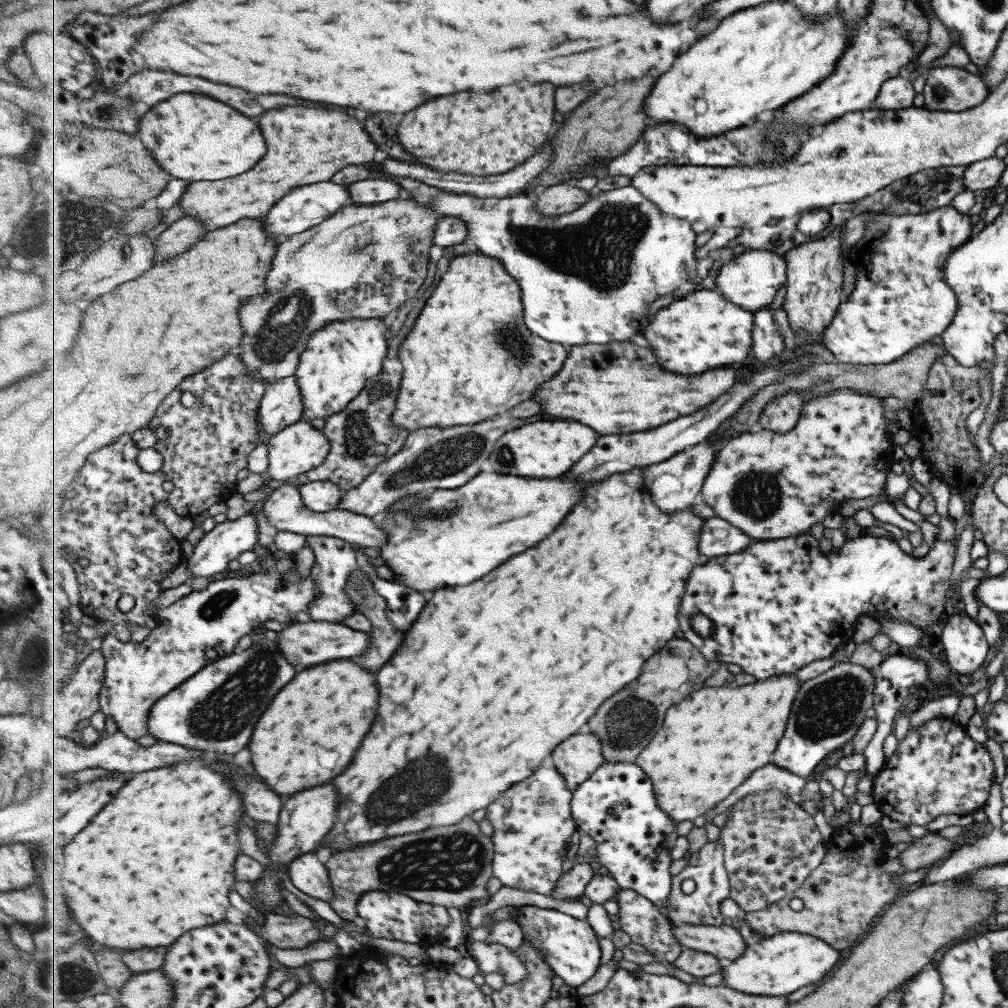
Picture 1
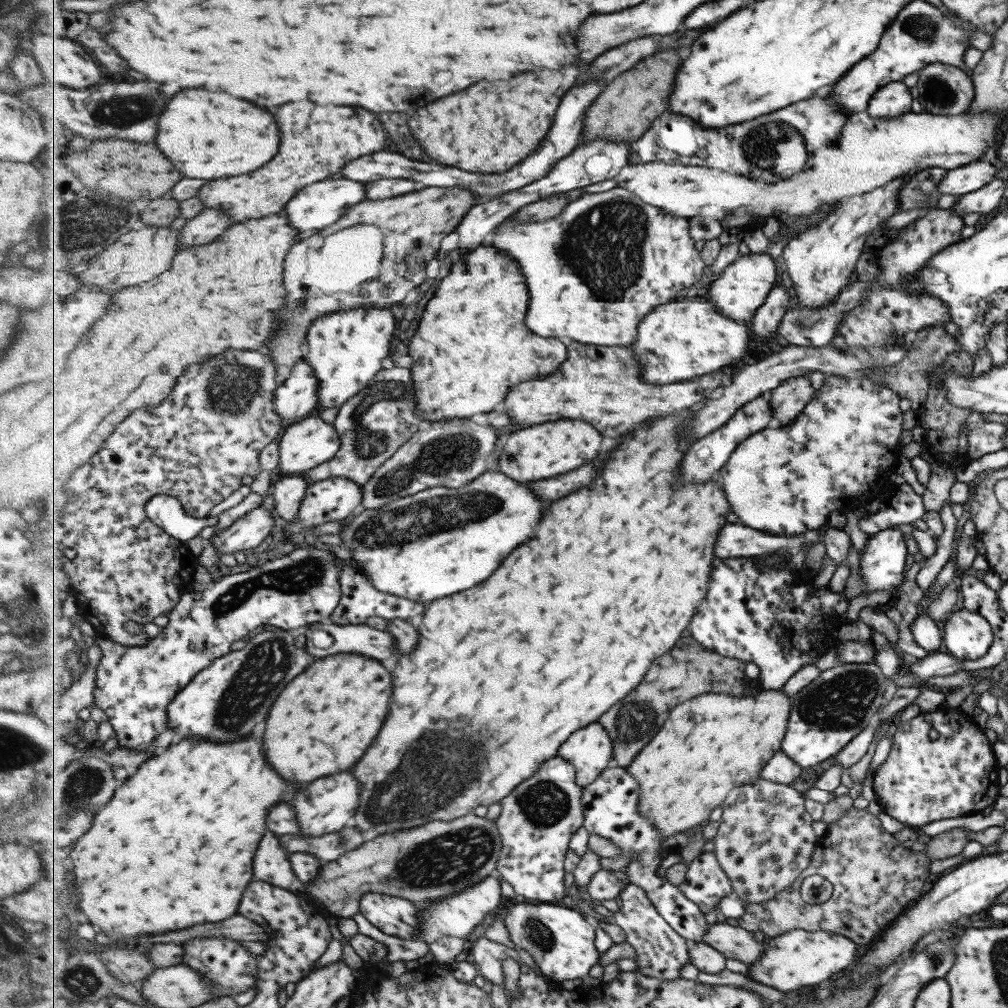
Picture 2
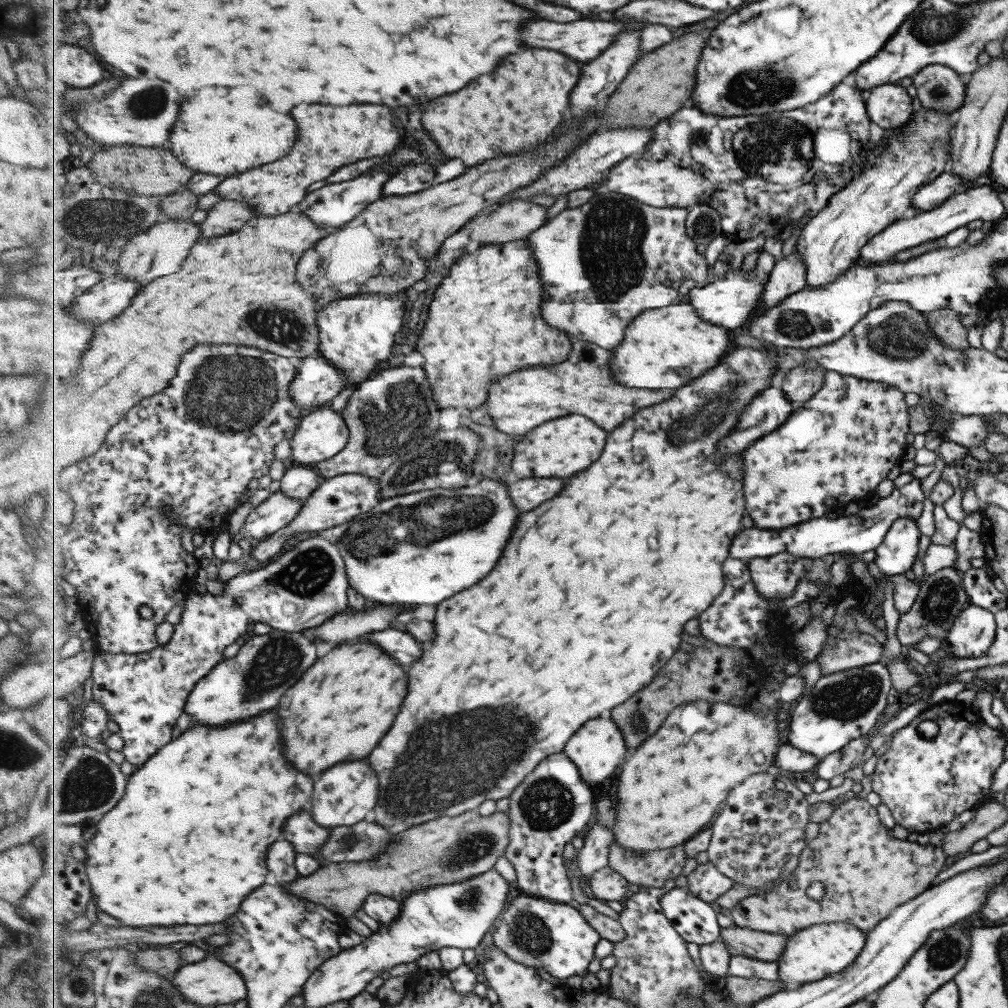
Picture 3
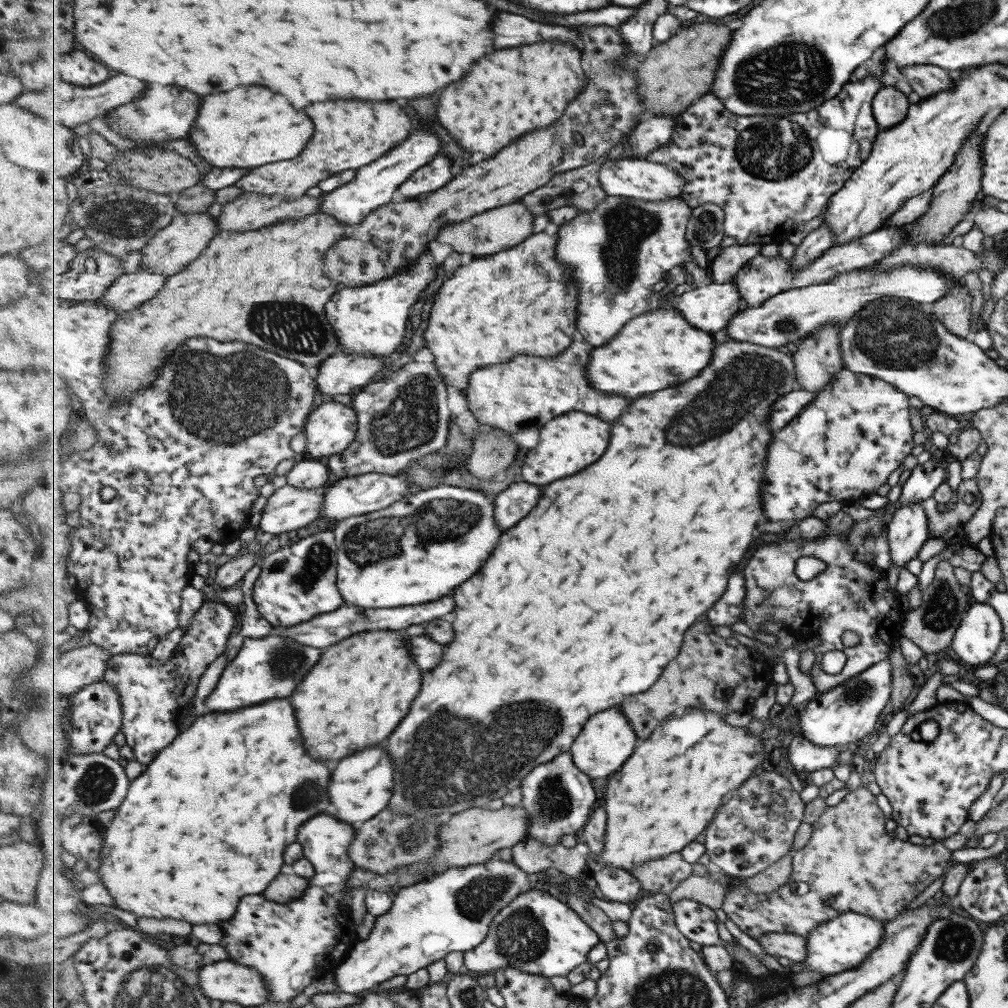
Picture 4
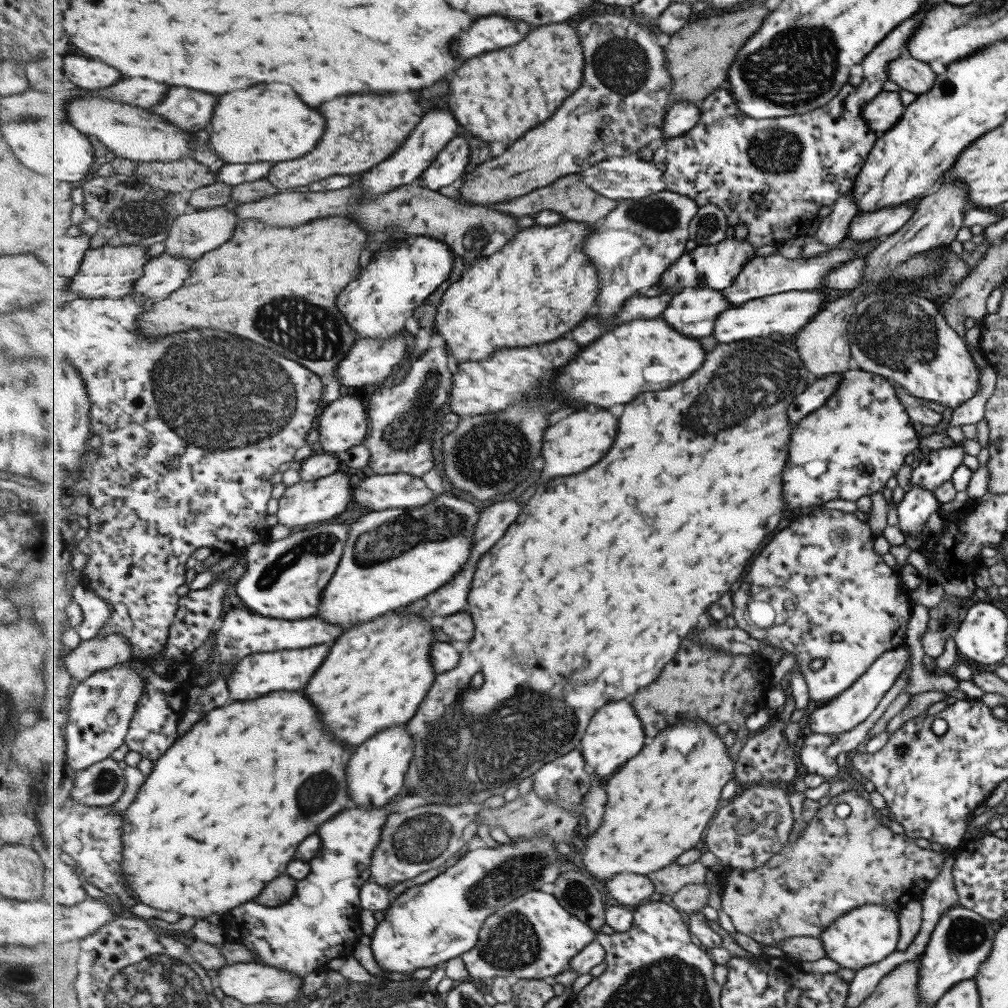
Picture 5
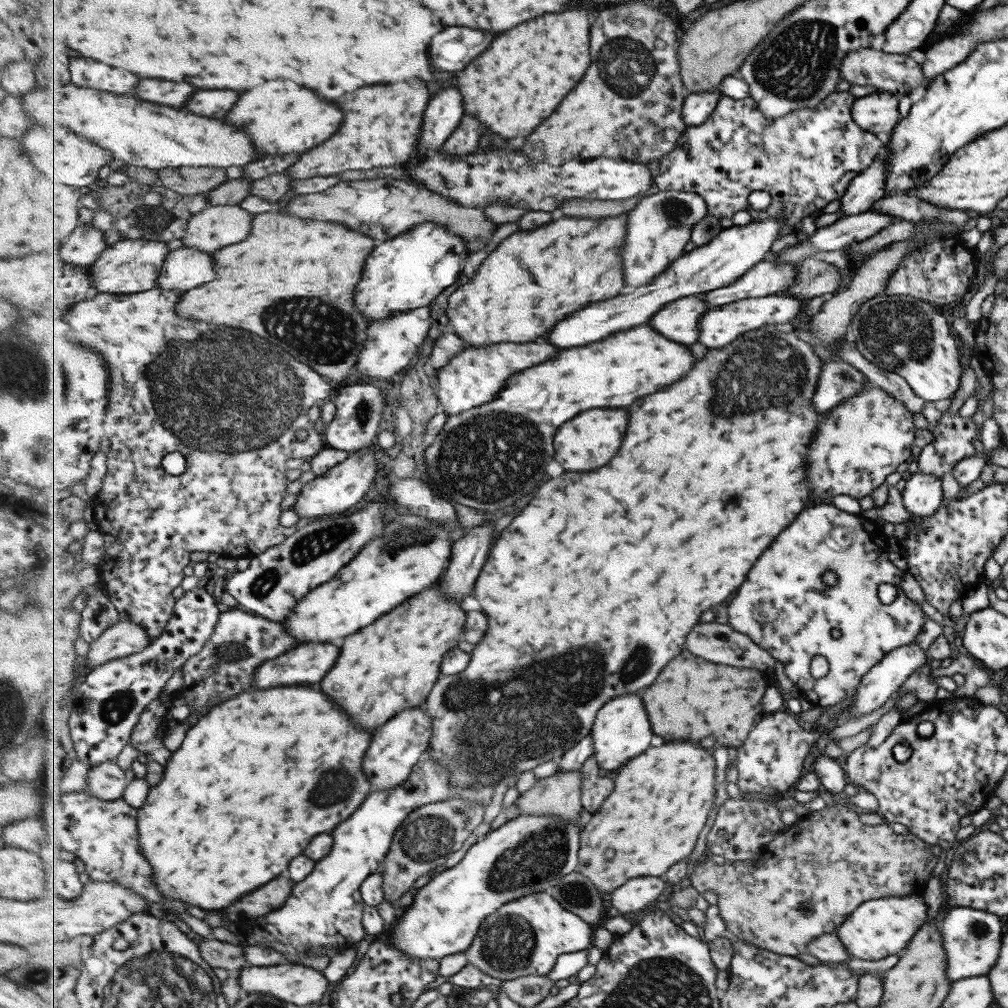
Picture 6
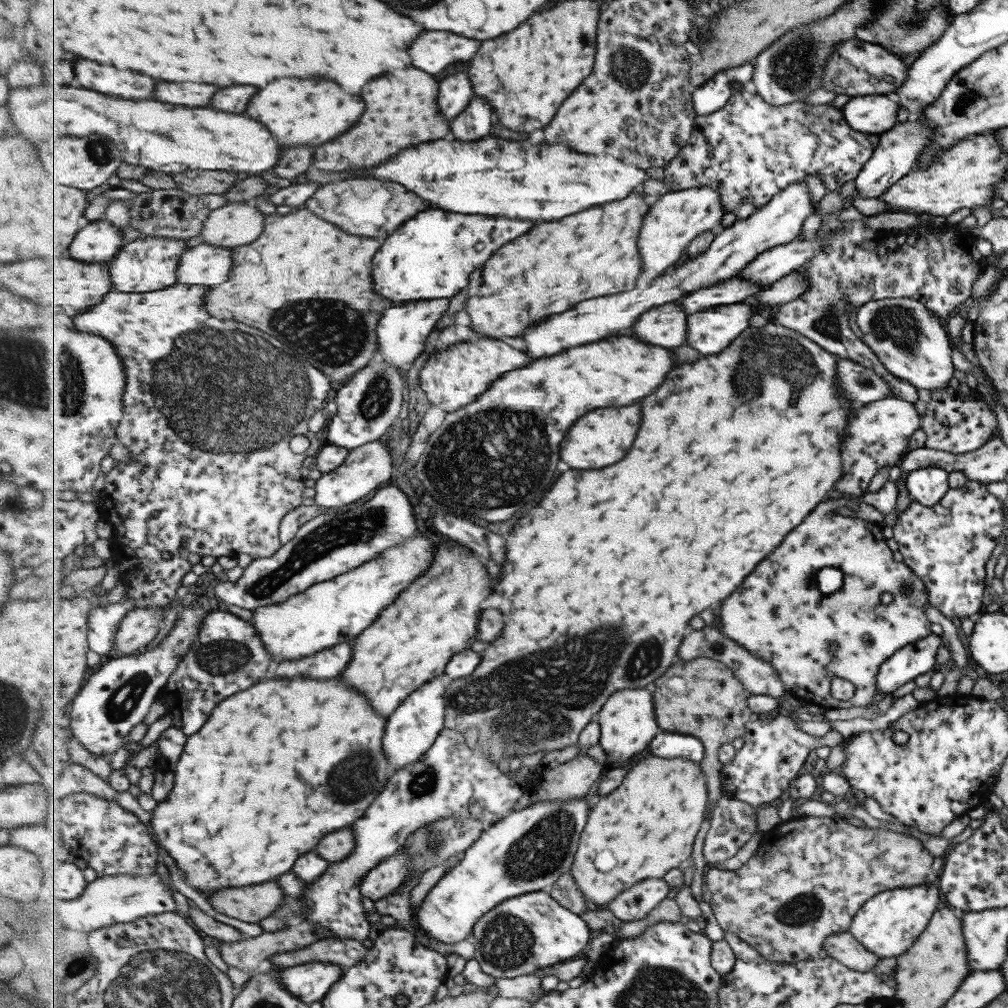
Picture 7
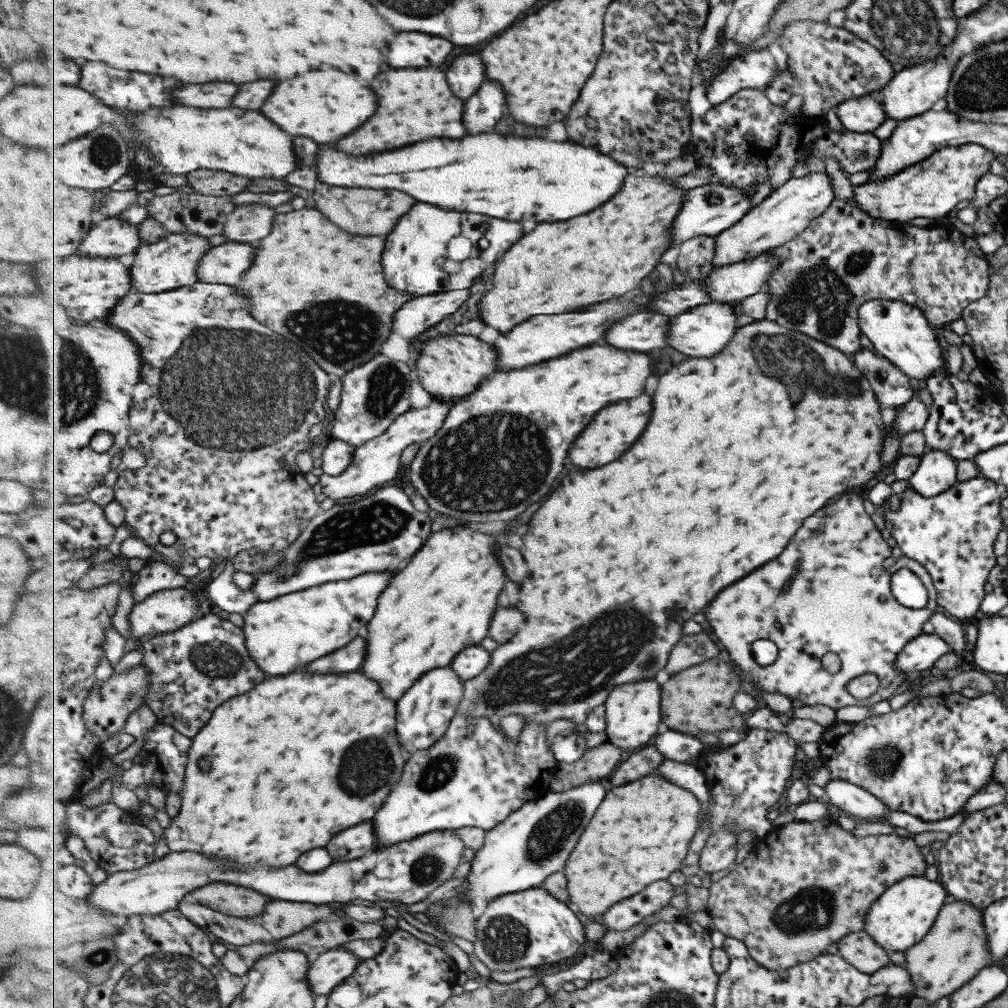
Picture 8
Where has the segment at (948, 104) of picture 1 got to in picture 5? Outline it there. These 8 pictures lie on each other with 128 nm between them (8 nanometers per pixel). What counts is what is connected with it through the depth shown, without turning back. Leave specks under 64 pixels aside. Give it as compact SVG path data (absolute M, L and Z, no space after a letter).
M903 54L888 65L888 76L900 90L908 90L919 95L931 90L937 74L929 63L920 62L908 54Z

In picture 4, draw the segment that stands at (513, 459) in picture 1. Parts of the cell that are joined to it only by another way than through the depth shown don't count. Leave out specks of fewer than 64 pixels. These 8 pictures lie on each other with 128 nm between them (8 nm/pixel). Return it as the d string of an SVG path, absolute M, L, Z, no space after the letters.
M584 412L556 418L556 422L550 422L548 426L544 426L542 440L536 446L536 454L534 450L528 454L524 476L528 482L540 484L540 486L548 486L560 478L568 478L568 474L574 476L586 470L588 466L592 466L594 462L598 462L610 448L610 440L612 440L612 424L604 422L602 418L596 418Z

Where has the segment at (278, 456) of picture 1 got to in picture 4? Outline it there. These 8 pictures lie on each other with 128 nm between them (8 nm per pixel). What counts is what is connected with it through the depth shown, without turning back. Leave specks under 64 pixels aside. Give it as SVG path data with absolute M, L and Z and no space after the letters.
M329 401L314 410L307 422L307 456L327 460L346 452L358 438L359 419L352 405Z

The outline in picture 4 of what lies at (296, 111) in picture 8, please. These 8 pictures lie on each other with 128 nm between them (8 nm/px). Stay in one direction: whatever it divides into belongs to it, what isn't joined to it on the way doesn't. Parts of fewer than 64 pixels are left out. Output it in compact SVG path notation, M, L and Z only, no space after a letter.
M240 86L232 92L214 94L214 96L204 98L204 106L200 110L200 122L198 122L196 130L191 130L191 132L192 134L188 138L198 148L202 159L213 168L218 166L220 169L256 170L264 164L298 158L304 152L304 148L310 144L312 136L316 134L316 124L312 122L312 118L308 114L296 110L284 94L274 92L266 86Z

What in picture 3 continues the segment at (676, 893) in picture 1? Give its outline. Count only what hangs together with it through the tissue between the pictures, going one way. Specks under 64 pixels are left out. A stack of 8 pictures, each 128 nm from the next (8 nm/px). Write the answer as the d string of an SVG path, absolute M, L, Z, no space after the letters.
M709 860L707 863L698 864L696 870L688 876L691 894L713 904L723 898L730 890L735 888L735 879L730 878Z

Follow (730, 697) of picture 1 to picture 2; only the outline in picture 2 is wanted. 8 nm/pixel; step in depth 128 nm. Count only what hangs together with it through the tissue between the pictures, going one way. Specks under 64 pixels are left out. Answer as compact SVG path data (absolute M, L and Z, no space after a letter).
M766 690L747 697L708 693L677 706L666 722L666 728L628 768L643 786L640 812L650 817L665 834L687 834L702 828L716 806L723 805L733 789L746 786L760 778L764 767L783 750L790 729L794 699L786 690Z

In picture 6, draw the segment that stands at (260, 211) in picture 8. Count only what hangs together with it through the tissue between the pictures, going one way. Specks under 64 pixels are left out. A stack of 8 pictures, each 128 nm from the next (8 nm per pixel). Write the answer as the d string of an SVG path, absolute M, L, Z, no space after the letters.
M213 205L190 219L184 246L216 252L244 242L251 234L255 216L240 205Z

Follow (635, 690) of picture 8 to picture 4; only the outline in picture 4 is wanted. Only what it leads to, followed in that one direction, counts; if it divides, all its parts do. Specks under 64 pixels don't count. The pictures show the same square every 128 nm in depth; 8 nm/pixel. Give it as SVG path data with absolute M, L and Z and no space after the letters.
M620 706L610 708L596 714L587 722L579 740L575 742L572 753L575 756L576 765L578 765L586 774L592 778L606 778L610 780L612 776L620 772L628 760L632 759L638 748L641 739L635 731L635 726Z

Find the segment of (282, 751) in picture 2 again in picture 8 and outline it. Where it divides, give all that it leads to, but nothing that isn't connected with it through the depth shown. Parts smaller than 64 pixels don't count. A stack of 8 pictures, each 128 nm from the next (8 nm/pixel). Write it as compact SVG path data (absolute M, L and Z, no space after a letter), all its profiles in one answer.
M469 525L444 528L433 535L419 550L403 571L400 571L387 592L381 595L379 610L366 631L368 638L368 658L362 672L368 678L378 680L386 697L400 701L422 679L425 674L451 666L464 650L480 645L491 634L494 612L500 604L500 592L506 586L506 570L496 556L496 546L508 540L506 534L484 534L472 530Z

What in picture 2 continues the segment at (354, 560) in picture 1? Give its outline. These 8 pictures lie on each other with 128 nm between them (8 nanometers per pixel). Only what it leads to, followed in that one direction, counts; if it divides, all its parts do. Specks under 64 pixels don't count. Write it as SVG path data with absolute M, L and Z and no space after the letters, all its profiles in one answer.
M348 565L341 570L340 580L344 596L342 597L341 605L330 614L329 620L329 622L338 624L338 626L363 625L374 617L410 621L412 618L427 612L426 604L424 603L380 590L376 585L373 585L372 579L367 577L366 573L363 573L354 565Z

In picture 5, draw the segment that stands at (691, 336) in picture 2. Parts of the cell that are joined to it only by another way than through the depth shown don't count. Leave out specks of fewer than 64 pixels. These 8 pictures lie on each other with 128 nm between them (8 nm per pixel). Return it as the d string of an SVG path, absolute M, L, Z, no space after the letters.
M663 316L627 322L608 331L599 341L583 350L582 356L576 358L576 362L560 376L560 388L574 404L566 408L568 414L574 414L574 408L588 404L608 408L628 404L642 392L668 390L676 382L686 381L698 373L707 364L709 355L699 338L690 338Z

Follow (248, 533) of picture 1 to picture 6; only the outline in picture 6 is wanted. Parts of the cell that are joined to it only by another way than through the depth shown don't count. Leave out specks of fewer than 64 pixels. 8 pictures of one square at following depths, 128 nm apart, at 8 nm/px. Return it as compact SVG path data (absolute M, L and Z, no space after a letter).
M368 448L356 451L346 462L334 467L326 475L317 476L313 481L306 483L294 505L295 510L301 518L349 513L356 504L360 504L366 498L366 492L370 492L376 478L378 478L378 458L374 450Z

